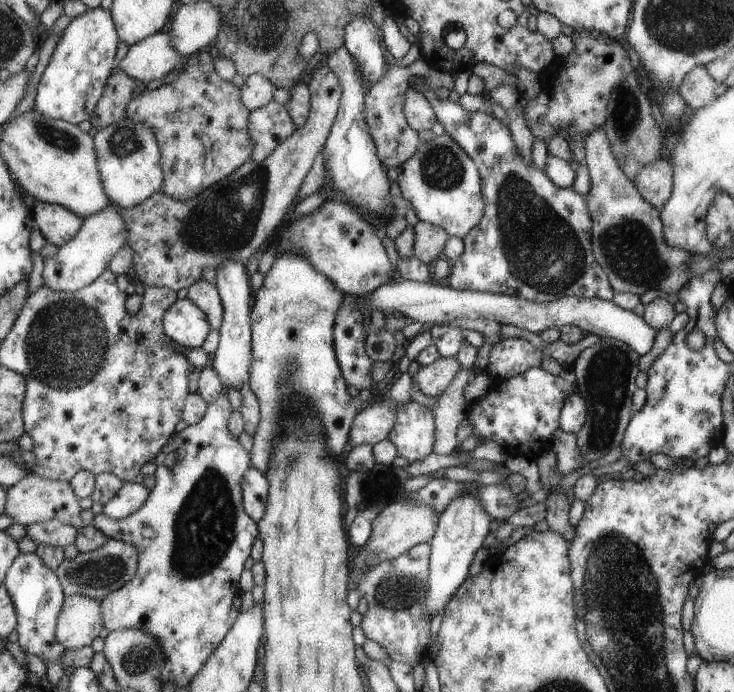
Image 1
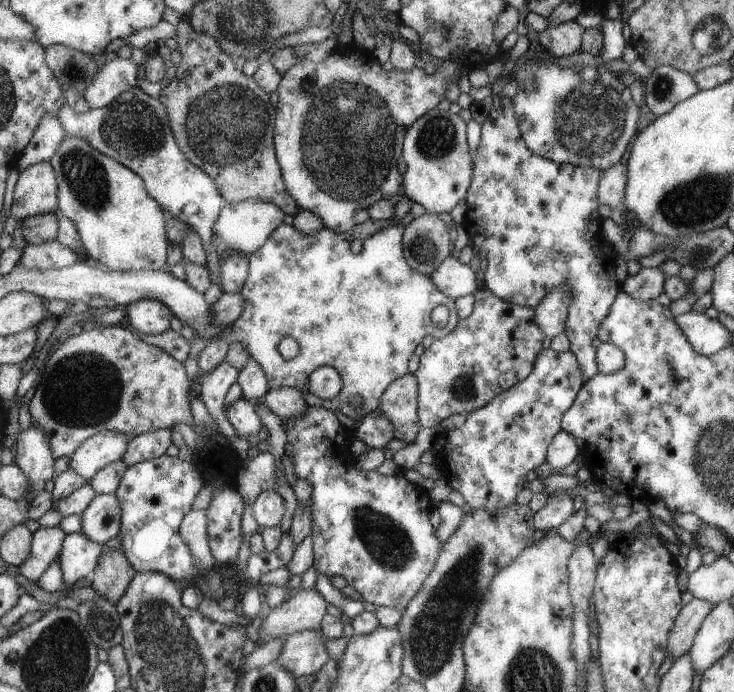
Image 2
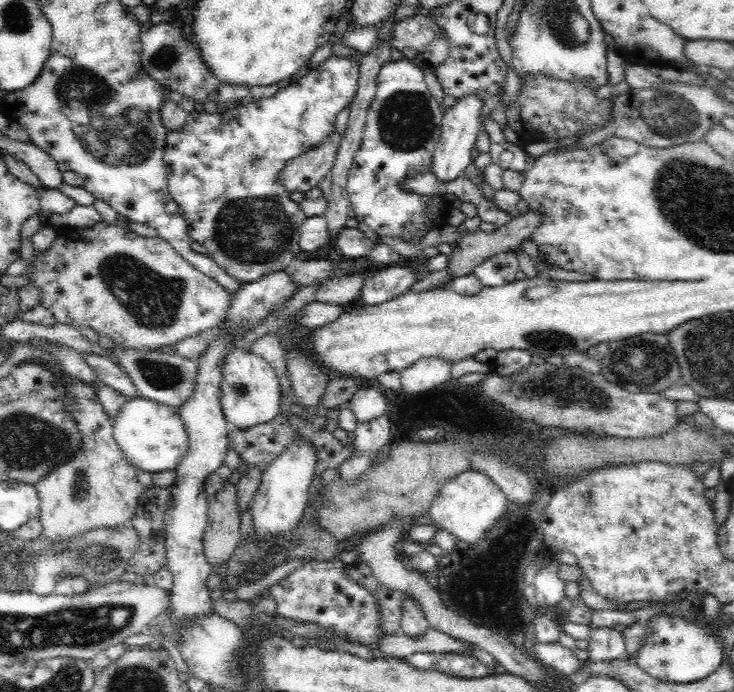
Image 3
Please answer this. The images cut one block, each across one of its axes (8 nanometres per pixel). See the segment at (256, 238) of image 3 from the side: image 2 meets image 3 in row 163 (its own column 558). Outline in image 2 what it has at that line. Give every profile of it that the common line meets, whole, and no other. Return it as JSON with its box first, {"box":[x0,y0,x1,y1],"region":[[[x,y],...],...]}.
{"box":[463,94,622,377],"region":[[[501,94],[493,95],[491,110],[489,110],[487,118],[483,120],[483,124],[480,124],[479,144],[477,144],[473,160],[474,176],[467,191],[467,200],[464,200],[466,210],[463,227],[468,234],[467,245],[474,249],[478,258],[487,260],[483,286],[487,287],[492,293],[495,293],[495,296],[498,296],[501,300],[510,301],[512,305],[523,305],[533,309],[541,302],[543,296],[549,294],[555,287],[564,286],[569,294],[569,308],[567,309],[563,332],[569,339],[569,351],[574,353],[579,366],[586,373],[586,377],[590,377],[592,374],[597,373],[597,350],[591,346],[591,340],[598,334],[598,328],[601,326],[602,320],[609,314],[611,303],[614,302],[615,295],[618,294],[622,286],[622,283],[615,276],[615,266],[613,266],[611,258],[608,259],[605,256],[605,250],[603,250],[601,220],[599,220],[599,214],[597,214],[597,189],[602,176],[602,170],[589,168],[589,166],[557,164],[532,153],[526,147],[525,140],[521,134],[518,118],[514,112],[514,101],[512,98],[502,96]]]}

